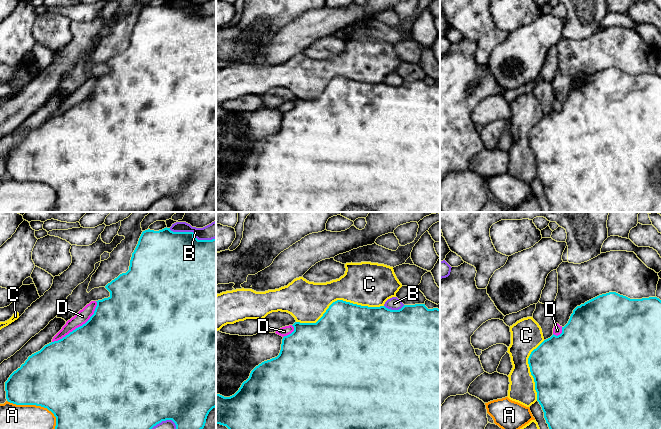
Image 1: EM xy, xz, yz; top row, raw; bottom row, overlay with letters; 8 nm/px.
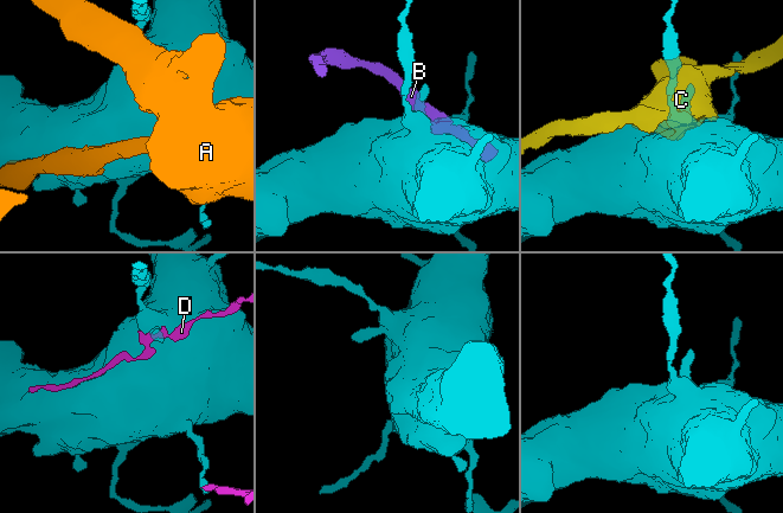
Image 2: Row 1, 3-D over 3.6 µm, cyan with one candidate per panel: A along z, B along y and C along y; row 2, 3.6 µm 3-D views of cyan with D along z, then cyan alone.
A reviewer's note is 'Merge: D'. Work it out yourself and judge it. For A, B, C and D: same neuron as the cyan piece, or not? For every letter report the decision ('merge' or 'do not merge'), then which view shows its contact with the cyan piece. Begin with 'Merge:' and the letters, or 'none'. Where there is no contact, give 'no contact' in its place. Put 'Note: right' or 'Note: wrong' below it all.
Merge: none
A: do not merge; meets cyan in xy
B: do not merge; meets cyan in xy
C: do not merge; meets cyan in xz
D: do not merge; meets cyan in xy
Note: wrong

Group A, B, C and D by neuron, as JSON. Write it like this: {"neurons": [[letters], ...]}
{"neurons": [["A"], ["B"], ["C"], ["D"]]}

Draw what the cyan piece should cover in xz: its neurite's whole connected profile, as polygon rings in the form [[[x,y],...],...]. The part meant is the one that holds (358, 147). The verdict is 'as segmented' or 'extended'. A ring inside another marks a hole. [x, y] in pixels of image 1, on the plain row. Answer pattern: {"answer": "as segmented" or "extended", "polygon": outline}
{"answer": "as segmented", "polygon": [[[337,76],[329,82],[316,99],[295,98],[292,102],[294,107],[283,113],[281,126],[277,133],[256,142],[234,171],[224,173],[216,170],[216,200],[226,202],[235,212],[440,212],[440,85],[428,85],[425,80],[415,80],[404,81],[399,86],[391,86],[385,82],[368,83]]]}

